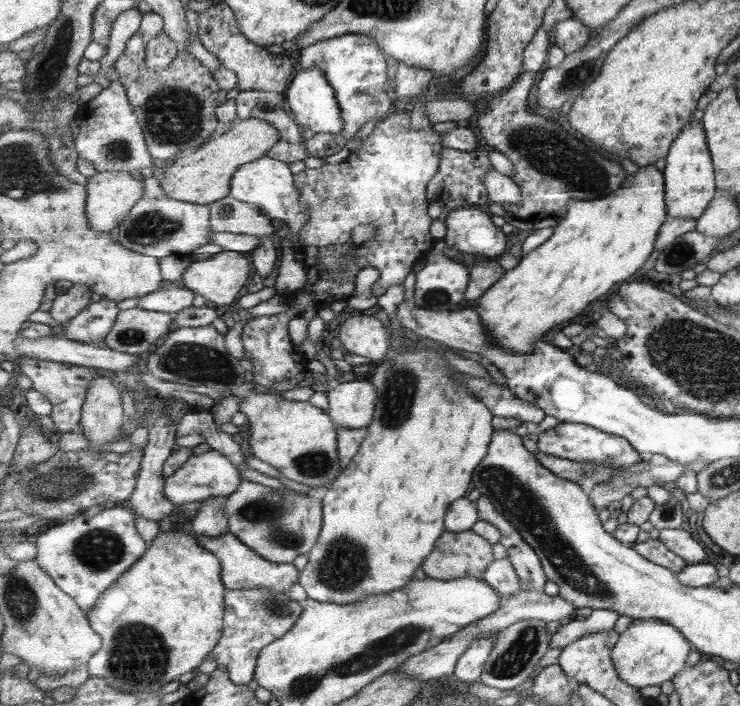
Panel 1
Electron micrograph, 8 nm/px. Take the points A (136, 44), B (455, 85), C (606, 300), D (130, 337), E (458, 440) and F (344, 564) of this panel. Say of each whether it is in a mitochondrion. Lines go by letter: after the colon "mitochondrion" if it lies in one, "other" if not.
A: other
B: other
C: other
D: mitochondrion
E: other
F: mitochondrion

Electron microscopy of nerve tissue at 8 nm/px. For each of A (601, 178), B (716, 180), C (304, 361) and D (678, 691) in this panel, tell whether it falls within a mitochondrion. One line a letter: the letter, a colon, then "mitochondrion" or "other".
A: mitochondrion
B: other
C: other
D: other

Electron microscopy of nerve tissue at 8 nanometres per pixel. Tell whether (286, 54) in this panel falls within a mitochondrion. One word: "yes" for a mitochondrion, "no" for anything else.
no

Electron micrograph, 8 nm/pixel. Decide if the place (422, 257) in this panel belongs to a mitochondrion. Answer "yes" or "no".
no

